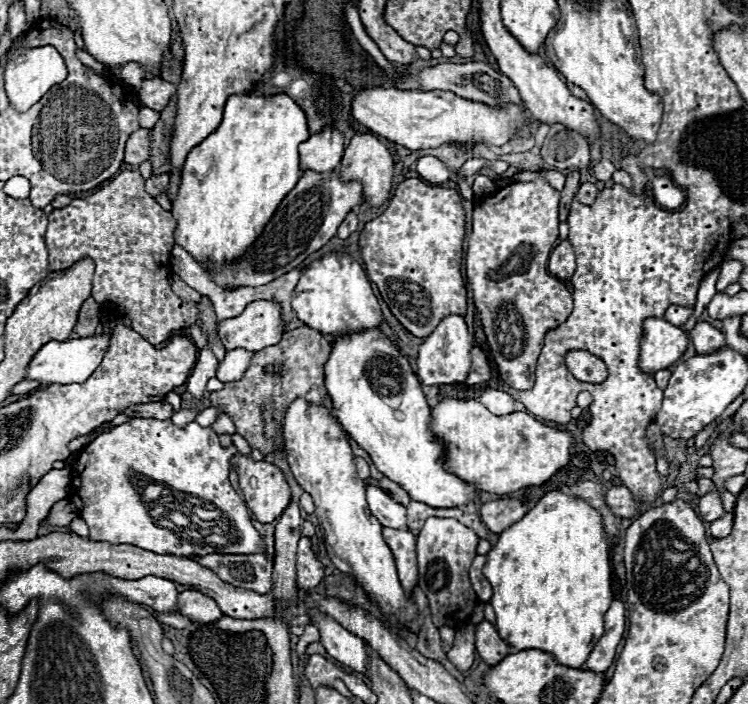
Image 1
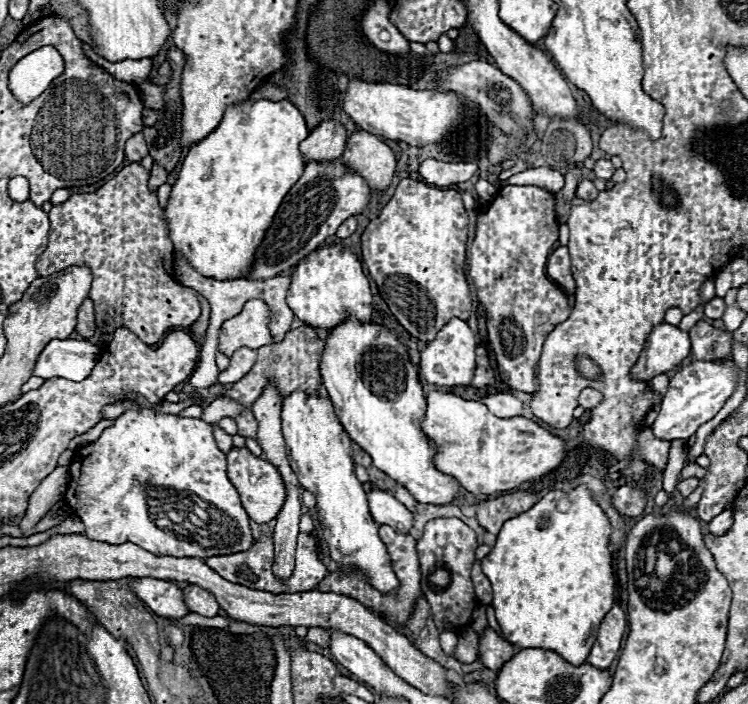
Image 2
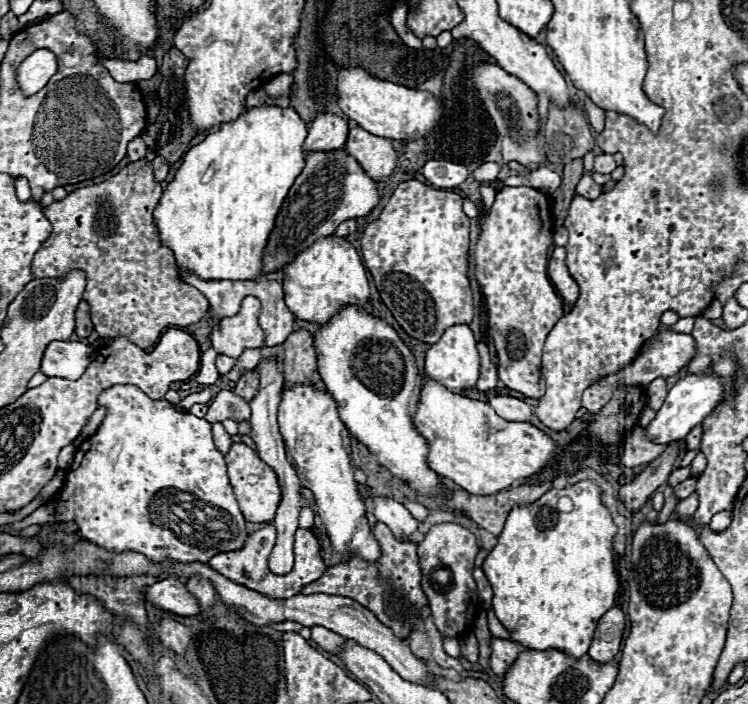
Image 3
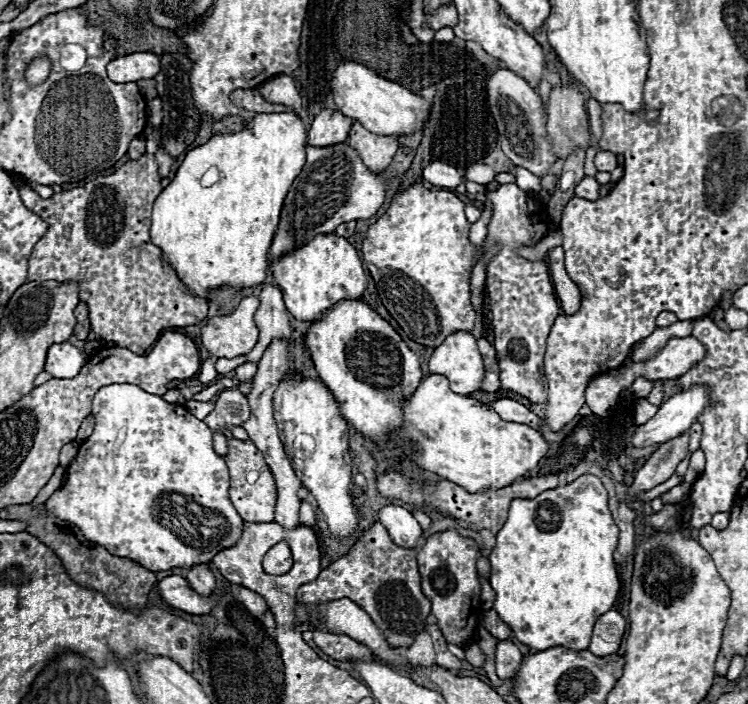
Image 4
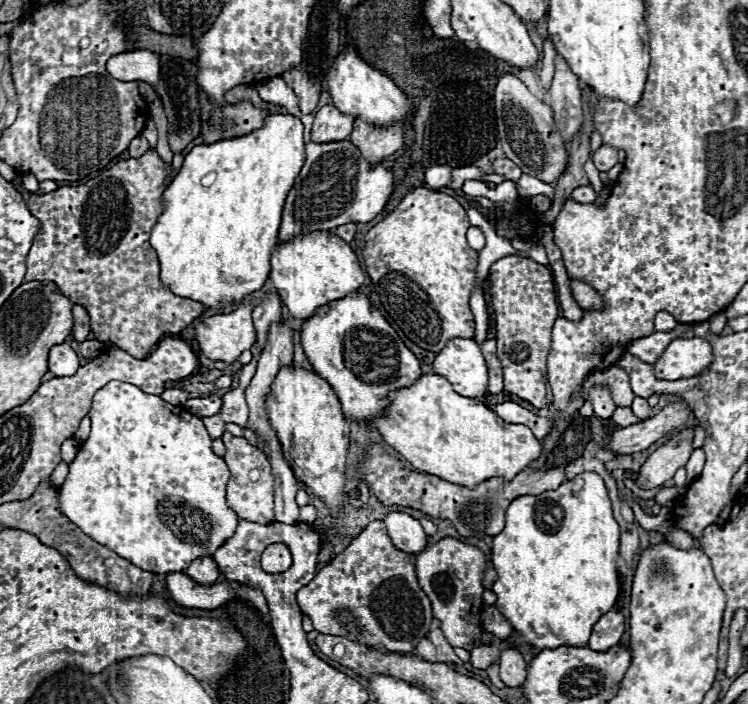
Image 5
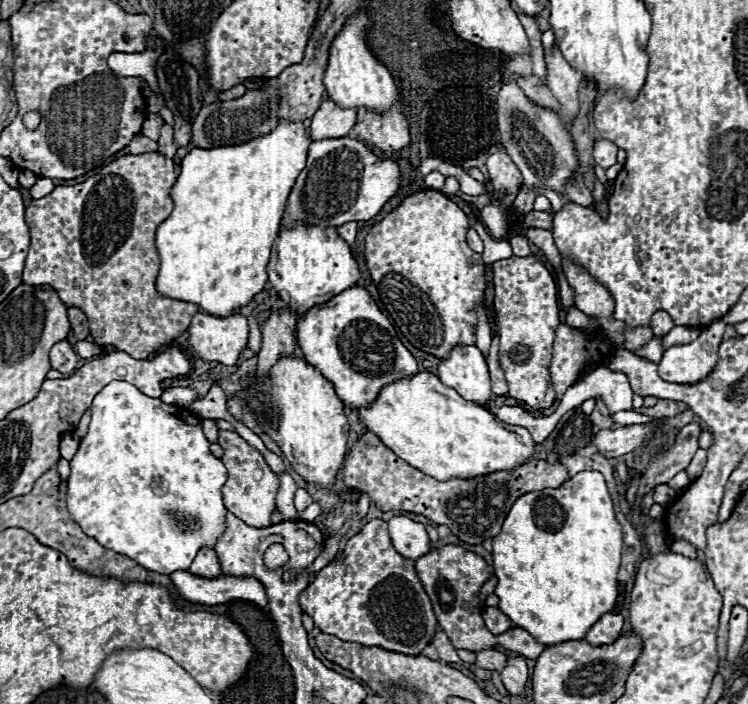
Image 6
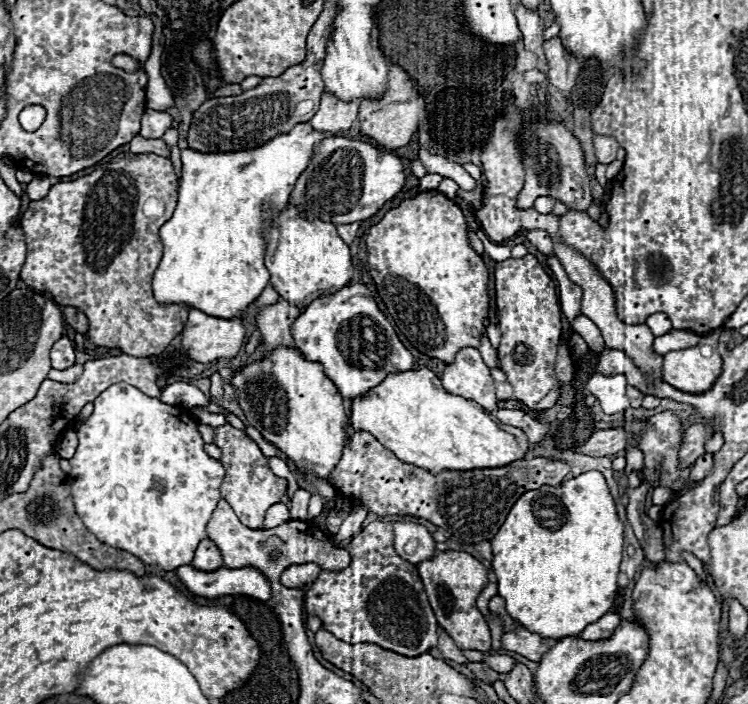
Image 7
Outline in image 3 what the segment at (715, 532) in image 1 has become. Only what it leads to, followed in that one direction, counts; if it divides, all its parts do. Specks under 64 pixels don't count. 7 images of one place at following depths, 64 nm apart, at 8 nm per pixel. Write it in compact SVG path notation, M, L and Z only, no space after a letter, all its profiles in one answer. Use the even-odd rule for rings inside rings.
M718 512L708 526L710 526L714 532L722 532L722 530L726 530L726 528L730 526L730 522L732 522L732 512Z

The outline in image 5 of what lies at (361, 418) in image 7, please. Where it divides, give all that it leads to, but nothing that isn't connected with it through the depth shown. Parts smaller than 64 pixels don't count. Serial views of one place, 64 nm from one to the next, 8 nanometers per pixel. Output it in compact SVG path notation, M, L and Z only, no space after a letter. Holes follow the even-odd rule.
M422 374L412 386L392 390L384 414L372 418L372 426L416 470L468 488L494 476L512 480L542 452L528 426L502 422L480 400L456 394L438 374Z

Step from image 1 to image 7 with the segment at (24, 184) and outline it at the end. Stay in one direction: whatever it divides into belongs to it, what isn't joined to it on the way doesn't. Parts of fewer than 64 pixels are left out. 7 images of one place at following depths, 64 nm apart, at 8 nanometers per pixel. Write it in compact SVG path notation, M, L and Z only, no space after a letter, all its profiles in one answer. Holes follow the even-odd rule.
M122 152L104 168L94 170L88 176L72 182L58 182L42 200L30 202L28 210L22 214L22 230L28 250L20 278L36 292L50 294L60 306L74 306L82 310L90 322L90 344L118 348L130 356L156 356L182 332L190 312L190 306L160 306L152 298L152 274L162 258L158 230L172 218L176 202L178 176L172 162L156 154Z

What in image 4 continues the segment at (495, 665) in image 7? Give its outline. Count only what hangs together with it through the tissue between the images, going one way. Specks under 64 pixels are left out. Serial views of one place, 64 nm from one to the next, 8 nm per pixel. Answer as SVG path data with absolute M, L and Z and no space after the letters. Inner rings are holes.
M470 644L470 646L466 648L466 660L468 660L472 666L482 668L482 666L484 666L486 656L484 656L484 652L482 652L482 650L480 650L476 644Z

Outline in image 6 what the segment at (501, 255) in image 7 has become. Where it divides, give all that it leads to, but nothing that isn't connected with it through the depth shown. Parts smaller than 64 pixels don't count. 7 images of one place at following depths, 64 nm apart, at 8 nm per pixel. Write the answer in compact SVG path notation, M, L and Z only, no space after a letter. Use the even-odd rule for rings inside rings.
M476 220L474 230L478 232L478 236L480 236L480 238L482 238L482 242L484 242L482 258L484 258L484 262L486 262L486 264L490 264L490 262L494 262L494 260L506 260L506 258L510 258L510 256L513 255L513 251L512 248L510 248L510 244L508 244L508 240L506 240L506 238L502 238L502 240L492 238L480 220Z

